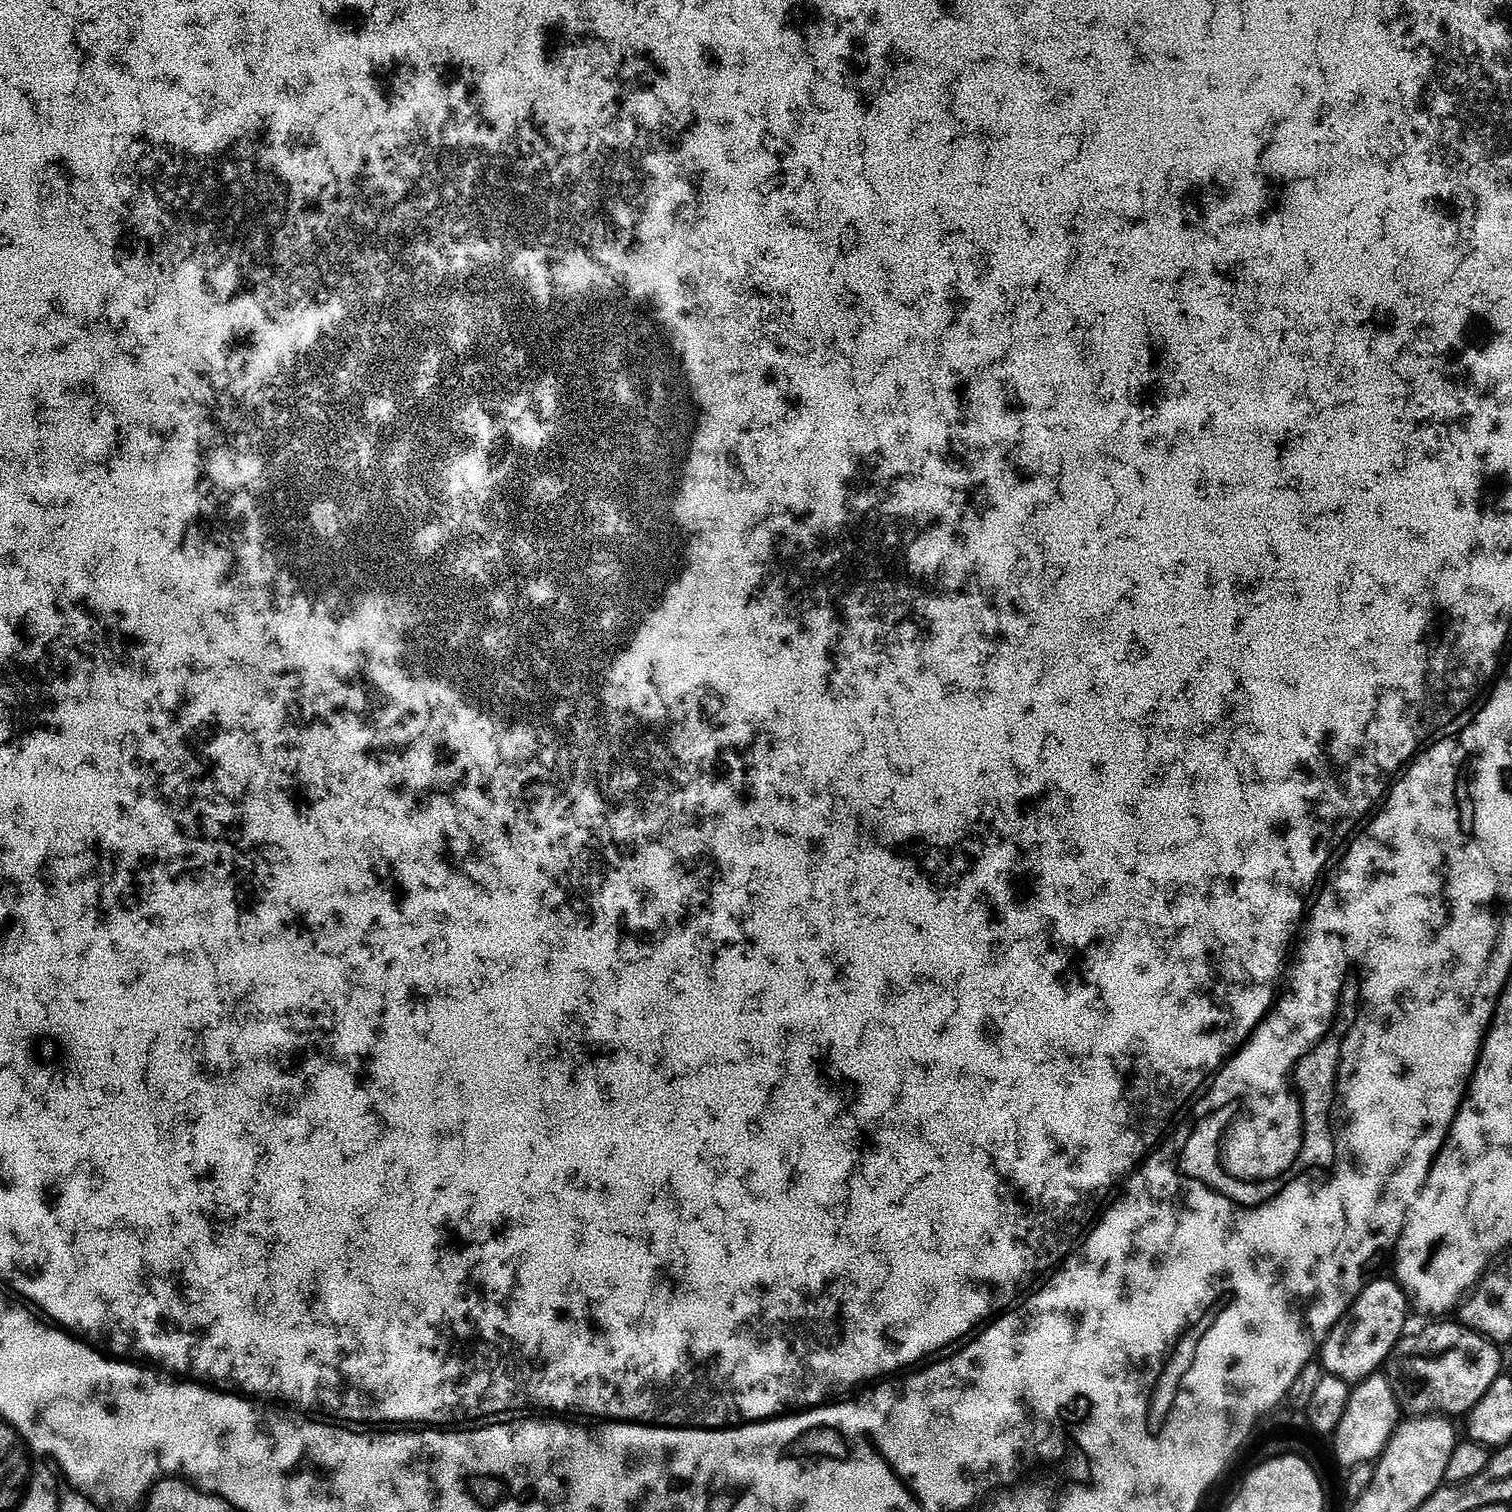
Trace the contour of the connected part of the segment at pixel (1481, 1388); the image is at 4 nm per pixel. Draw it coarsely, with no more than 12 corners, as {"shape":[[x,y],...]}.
{"shape":[[1493,1341],[1408,1354],[1391,1377],[1413,1417],[1463,1417],[1502,1374]]}

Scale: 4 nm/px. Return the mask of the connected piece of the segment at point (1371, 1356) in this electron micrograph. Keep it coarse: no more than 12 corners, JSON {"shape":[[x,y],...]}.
{"shape":[[1365,1283],[1322,1342],[1325,1373],[1377,1375],[1406,1336],[1410,1297]]}

